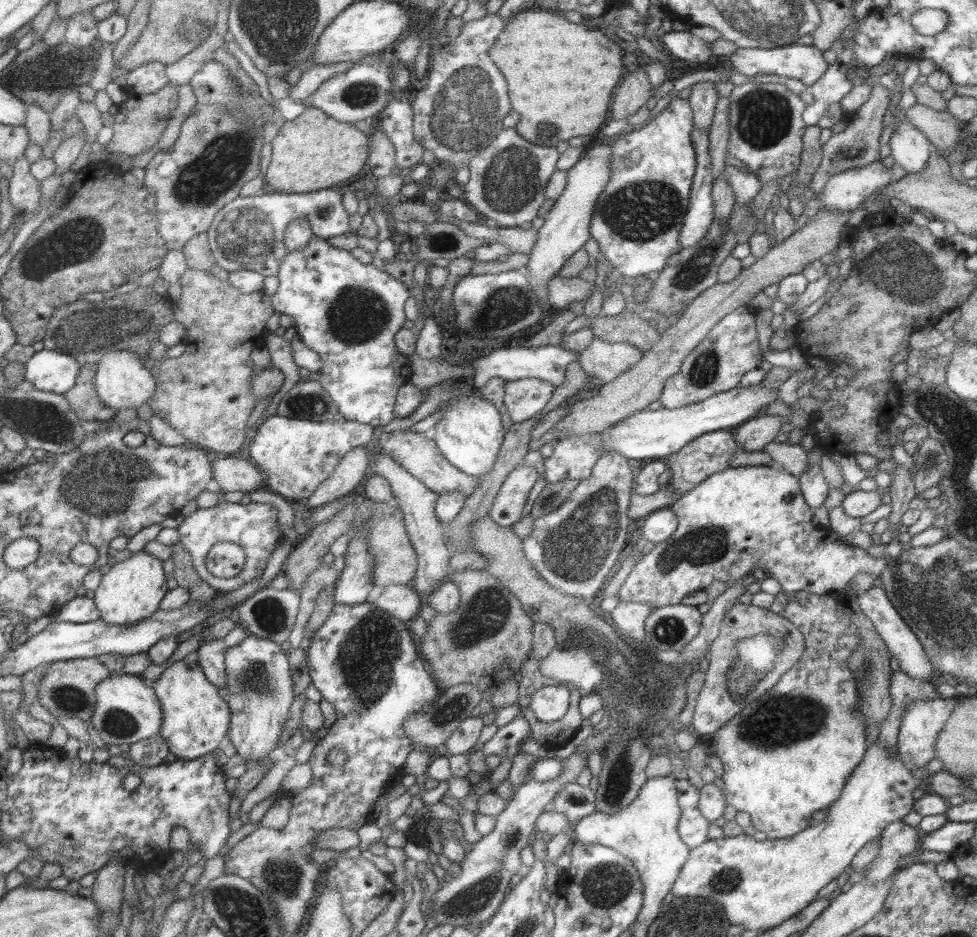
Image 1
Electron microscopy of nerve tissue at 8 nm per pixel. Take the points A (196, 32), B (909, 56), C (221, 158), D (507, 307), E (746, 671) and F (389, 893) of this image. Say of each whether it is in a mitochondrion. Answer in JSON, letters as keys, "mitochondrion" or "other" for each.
{"A":"other","B":"other","C":"mitochondrion","D":"mitochondrion","E":"mitochondrion","F":"other"}

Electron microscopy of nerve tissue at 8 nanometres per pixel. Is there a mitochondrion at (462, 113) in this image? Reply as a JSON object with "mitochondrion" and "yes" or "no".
{"mitochondrion":"yes"}

